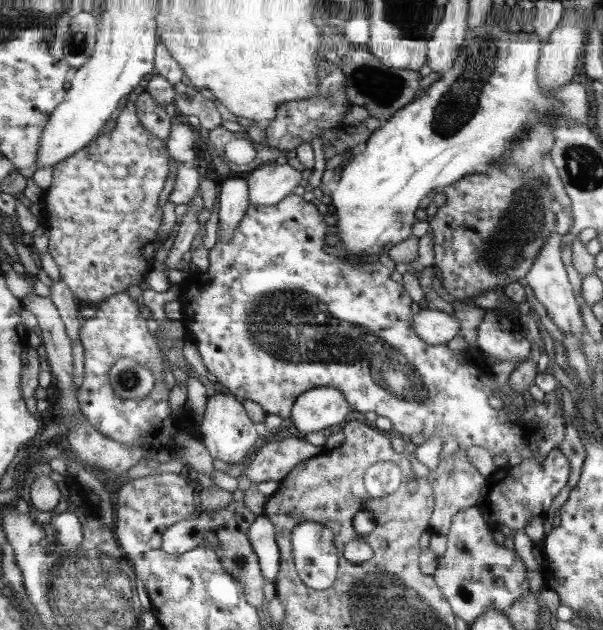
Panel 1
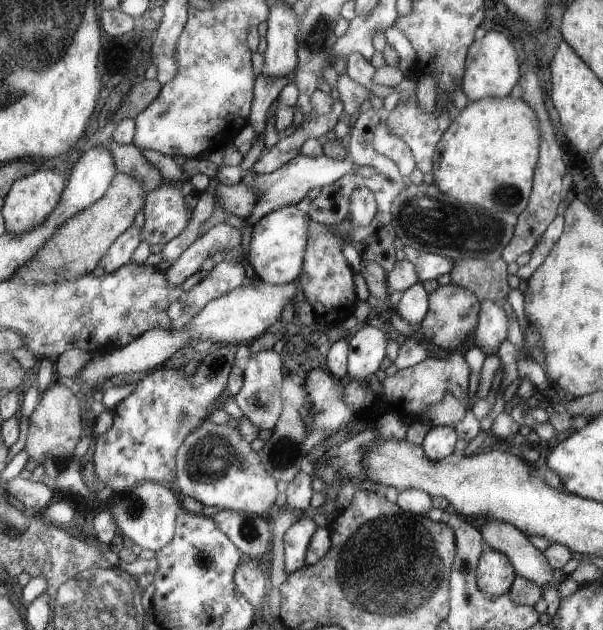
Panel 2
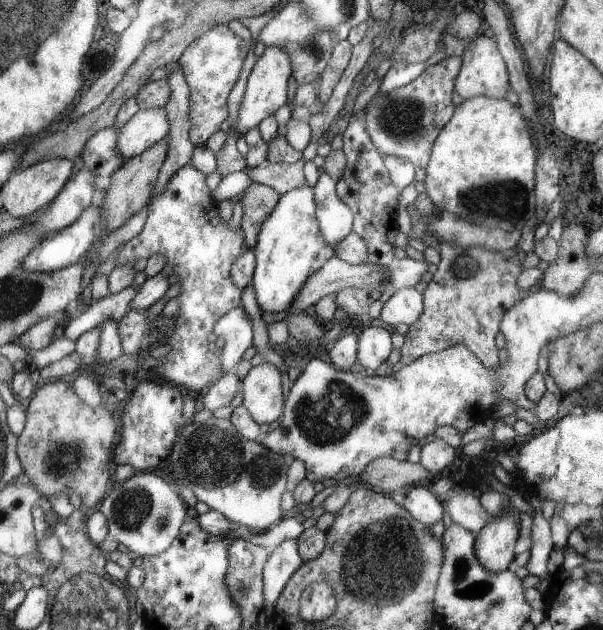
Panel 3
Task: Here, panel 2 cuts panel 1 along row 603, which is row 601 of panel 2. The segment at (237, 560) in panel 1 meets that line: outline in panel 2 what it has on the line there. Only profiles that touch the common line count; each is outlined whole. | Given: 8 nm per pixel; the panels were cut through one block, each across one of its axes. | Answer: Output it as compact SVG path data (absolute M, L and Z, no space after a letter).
M244 557L233 572L232 580L235 582L236 590L252 605L253 609L261 606L263 594L265 594L265 582L261 568L255 558Z

